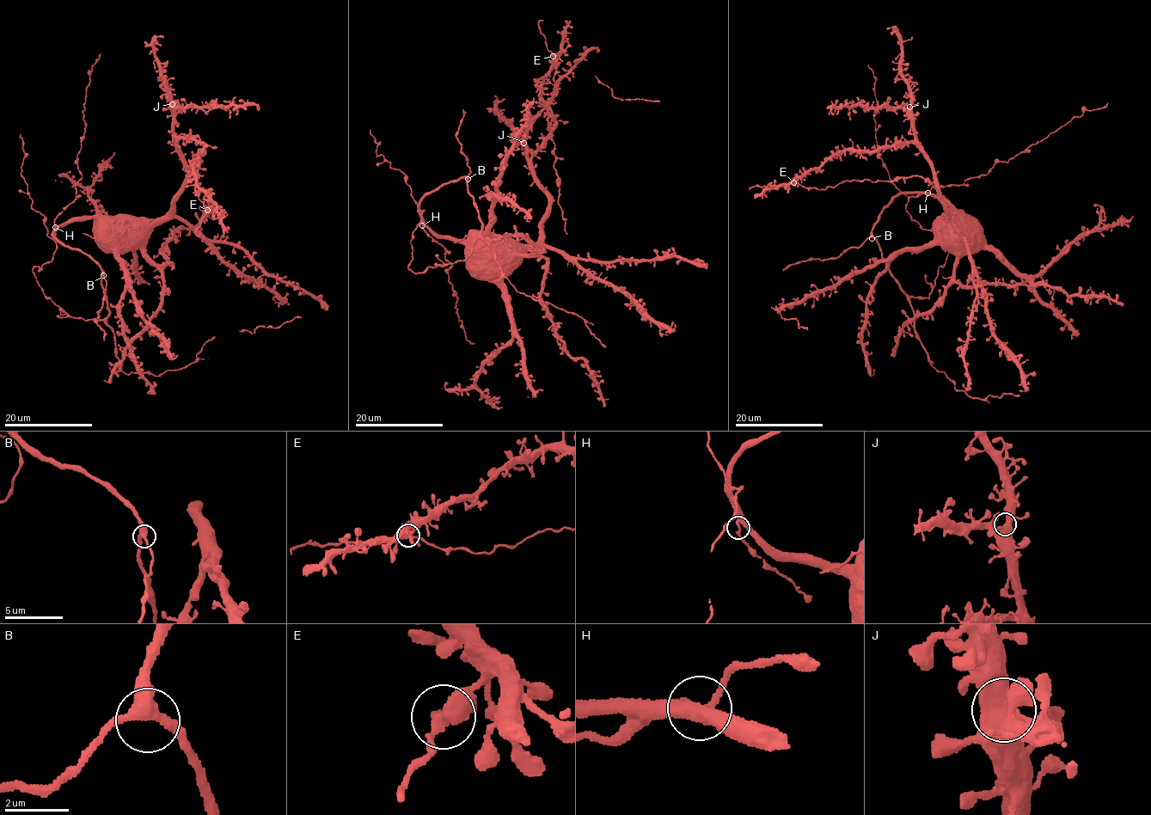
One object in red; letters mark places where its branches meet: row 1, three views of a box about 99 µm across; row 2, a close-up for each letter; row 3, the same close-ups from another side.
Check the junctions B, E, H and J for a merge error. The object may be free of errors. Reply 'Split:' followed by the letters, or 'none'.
Split: E

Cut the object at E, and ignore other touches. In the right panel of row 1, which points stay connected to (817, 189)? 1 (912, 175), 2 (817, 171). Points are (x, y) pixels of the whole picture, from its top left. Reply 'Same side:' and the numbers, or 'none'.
Same side: 1

